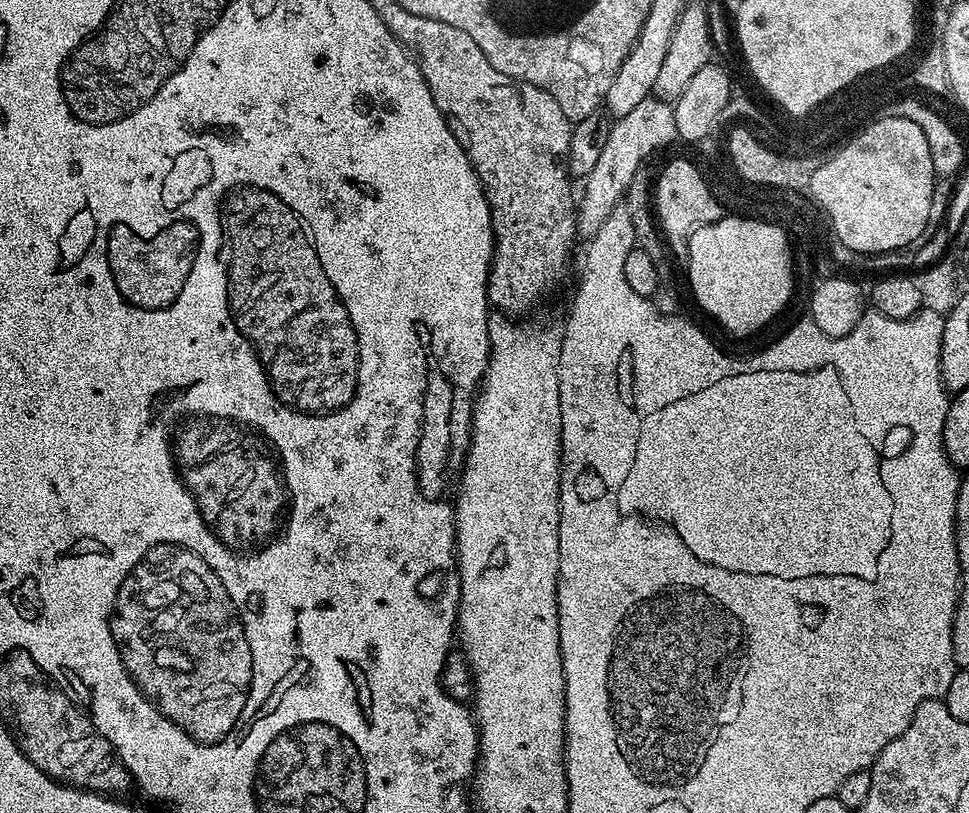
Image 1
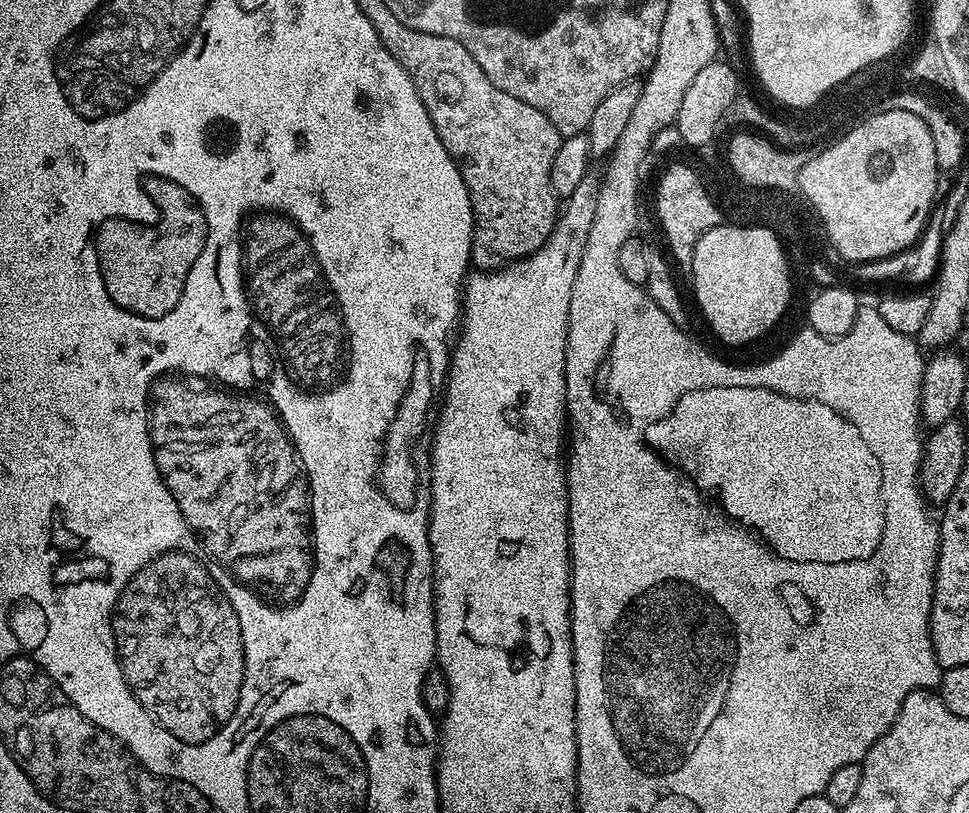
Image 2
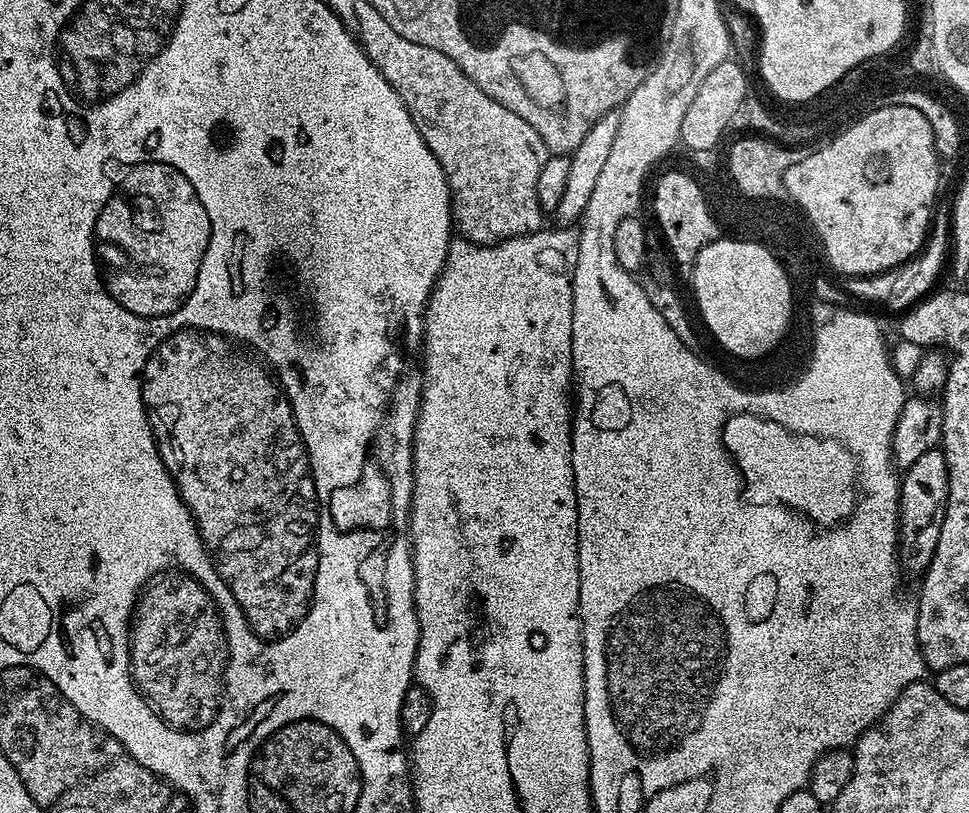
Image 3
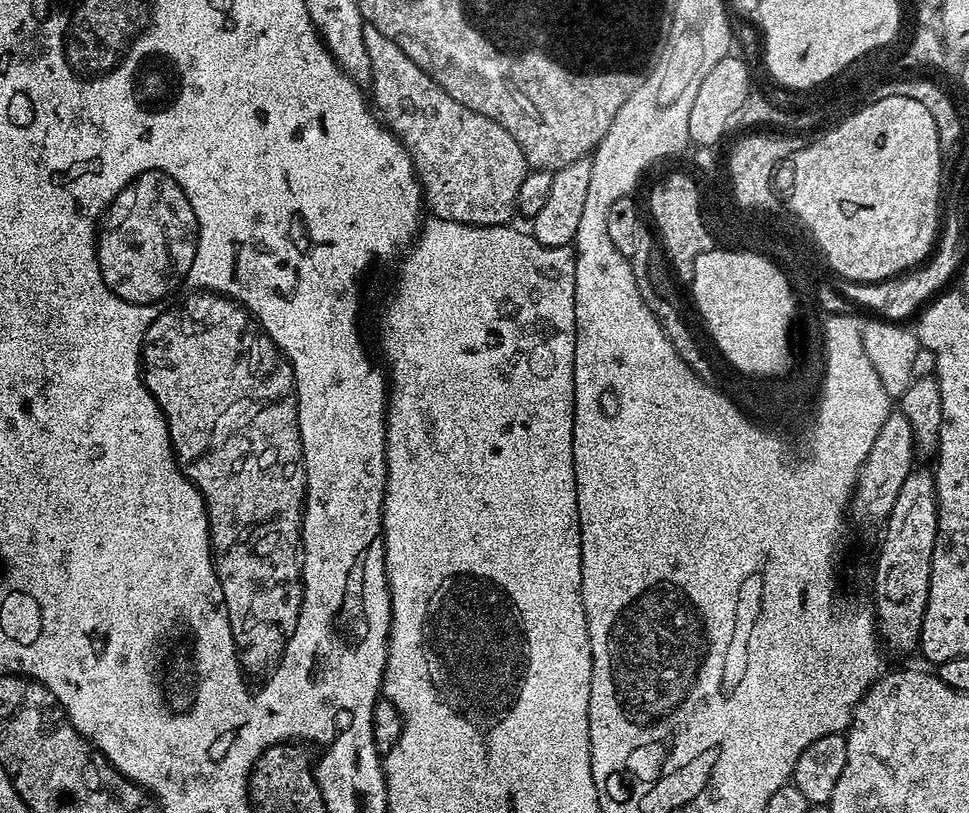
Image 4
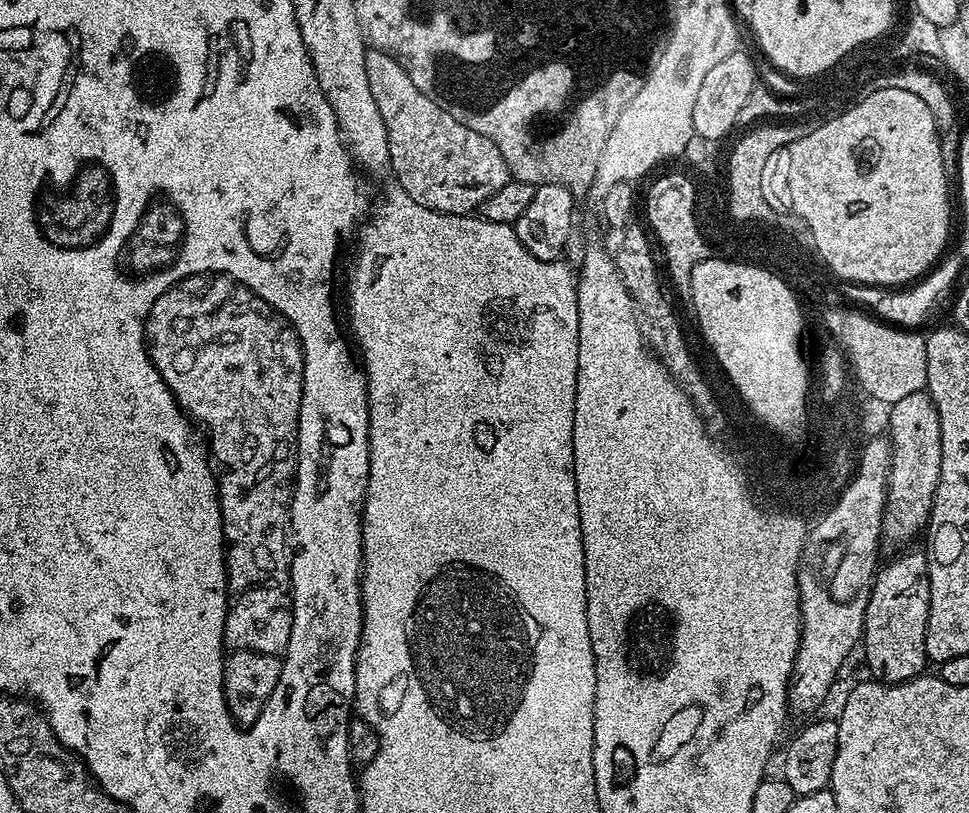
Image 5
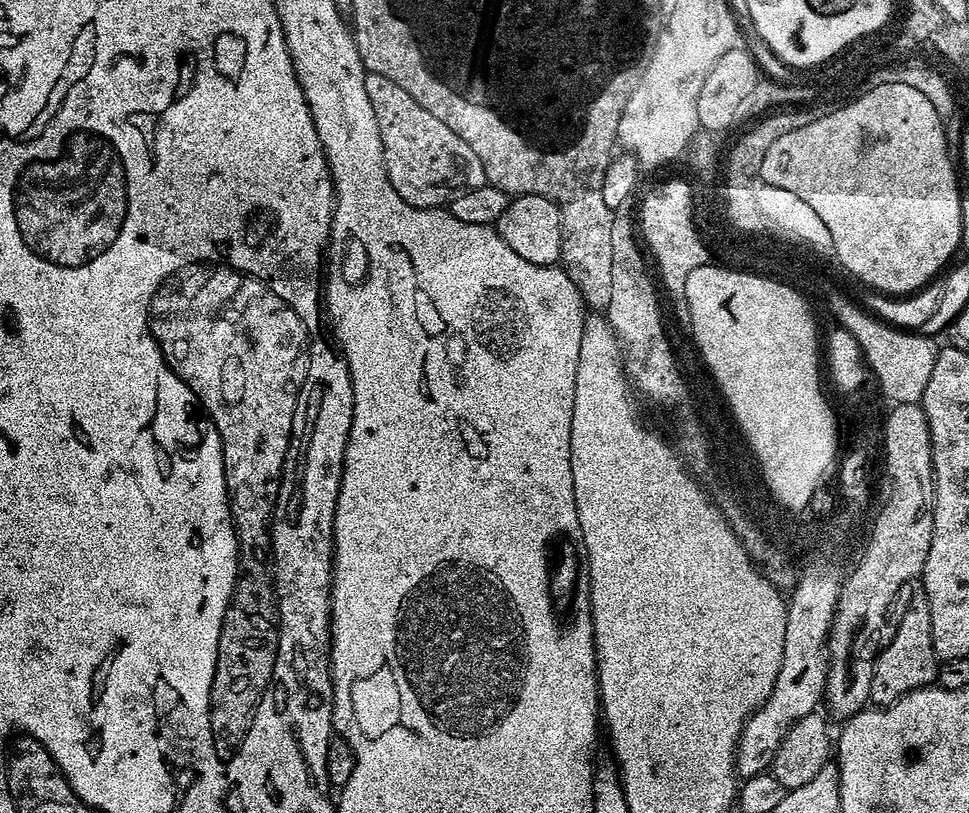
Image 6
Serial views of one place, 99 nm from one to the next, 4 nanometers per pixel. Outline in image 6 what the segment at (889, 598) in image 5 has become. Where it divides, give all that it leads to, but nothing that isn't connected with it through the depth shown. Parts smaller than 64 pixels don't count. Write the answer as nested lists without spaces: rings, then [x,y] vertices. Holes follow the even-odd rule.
[[[916,594],[909,602],[908,609],[901,614],[900,621],[897,624],[895,621],[890,639],[880,649],[874,678],[870,678],[871,703],[876,706],[887,706],[898,702],[898,698],[914,690],[929,687],[936,679],[937,667],[938,657],[934,650],[930,626],[930,606],[923,594]]]

